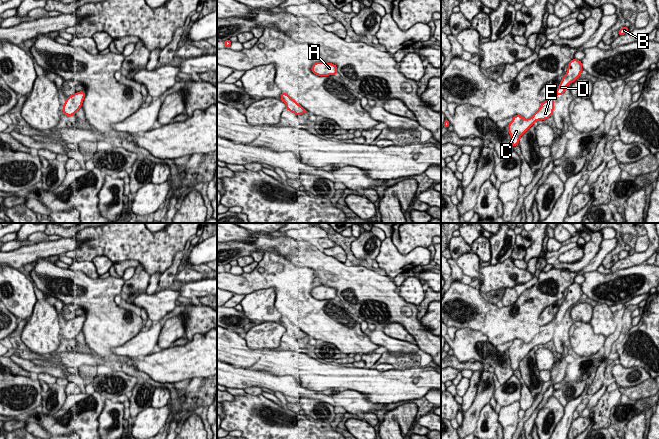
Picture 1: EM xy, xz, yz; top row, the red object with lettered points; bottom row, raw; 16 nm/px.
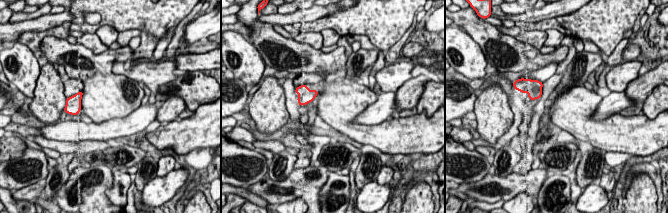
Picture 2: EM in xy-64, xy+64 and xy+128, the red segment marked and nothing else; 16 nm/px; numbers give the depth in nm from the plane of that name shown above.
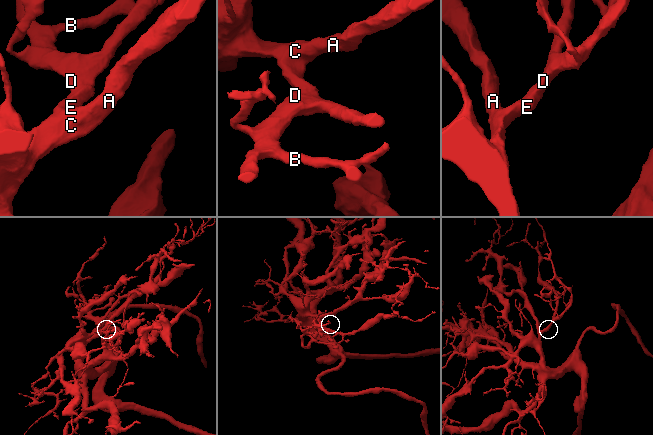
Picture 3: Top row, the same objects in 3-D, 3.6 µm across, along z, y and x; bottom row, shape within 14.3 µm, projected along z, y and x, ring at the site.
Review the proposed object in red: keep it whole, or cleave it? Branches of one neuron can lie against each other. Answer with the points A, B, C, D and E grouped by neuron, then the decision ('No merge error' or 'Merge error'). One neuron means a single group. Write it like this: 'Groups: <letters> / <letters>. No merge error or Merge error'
Groups: A B C D E. No merge error

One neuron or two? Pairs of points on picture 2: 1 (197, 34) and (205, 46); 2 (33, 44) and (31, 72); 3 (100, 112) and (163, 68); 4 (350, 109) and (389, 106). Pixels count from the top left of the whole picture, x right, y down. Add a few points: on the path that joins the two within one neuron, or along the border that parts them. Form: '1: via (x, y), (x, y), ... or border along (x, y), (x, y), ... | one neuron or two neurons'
1: border along (206, 38), (187, 45) | two neurons
2: border along (16, 41), (24, 44), (32, 52) | two neurons
3: border along (115, 73), (125, 75), (137, 83) | two neurons
4: border along (378, 97), (353, 120), (355, 124) | two neurons

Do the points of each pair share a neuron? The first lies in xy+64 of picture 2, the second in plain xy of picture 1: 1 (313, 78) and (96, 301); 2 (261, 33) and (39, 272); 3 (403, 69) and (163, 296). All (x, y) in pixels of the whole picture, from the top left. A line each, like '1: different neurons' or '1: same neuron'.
1: different neurons
2: same neuron
3: same neuron

